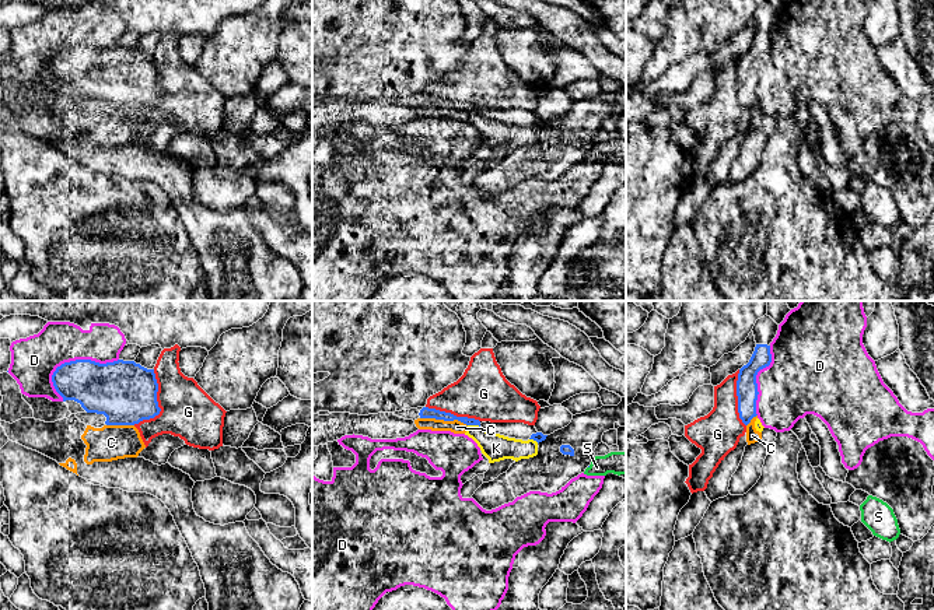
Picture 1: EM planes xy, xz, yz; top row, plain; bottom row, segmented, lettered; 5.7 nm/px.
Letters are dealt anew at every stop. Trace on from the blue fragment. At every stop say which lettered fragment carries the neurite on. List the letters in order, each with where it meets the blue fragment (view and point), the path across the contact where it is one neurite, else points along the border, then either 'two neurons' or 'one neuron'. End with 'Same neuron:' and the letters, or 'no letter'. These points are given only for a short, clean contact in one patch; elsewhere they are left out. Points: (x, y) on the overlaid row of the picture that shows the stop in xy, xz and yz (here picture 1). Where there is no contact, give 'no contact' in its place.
C: contact xz (444, 420); border xz (420, 417), (459, 420), (466, 426); two neurons
D: contact xy (79, 360); two neurons
G: contact xy (157, 405); two neurons
K: contact xz (474, 424); two neurons
S: no contact; two neurons
Same neuron: no letter

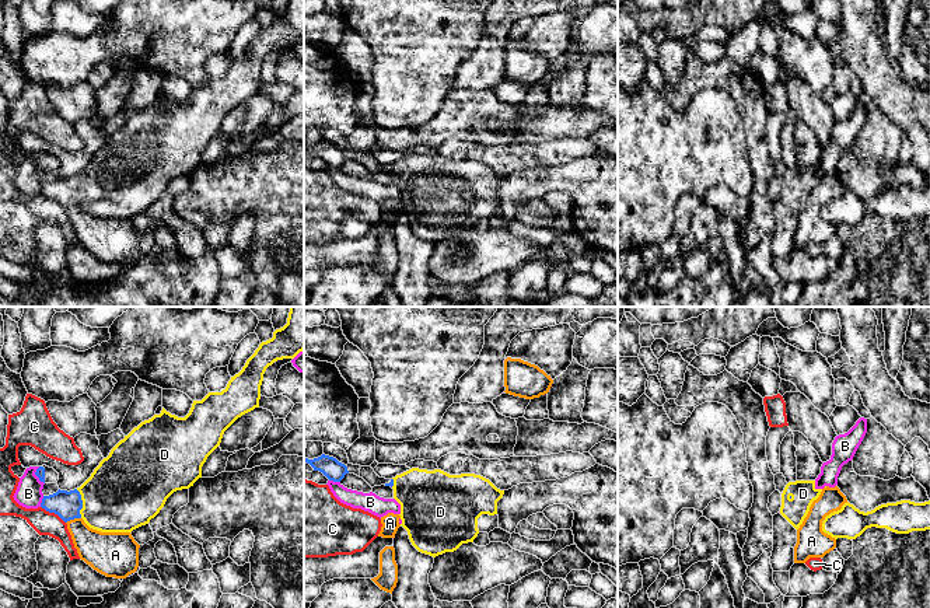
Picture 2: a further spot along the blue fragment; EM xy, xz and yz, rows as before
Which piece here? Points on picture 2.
A: contact xy (73, 519); border xy (80, 517), (70, 519), (66, 523); two neurons
B: contact xy (42, 502); border xy (44, 496), (39, 506); two neurons
C: contact xy (53, 512); two neurons
D: contact xy (81, 503); way xy (66, 505), (81, 503), (105, 502), (123, 492); one neuron
Same neuron: D

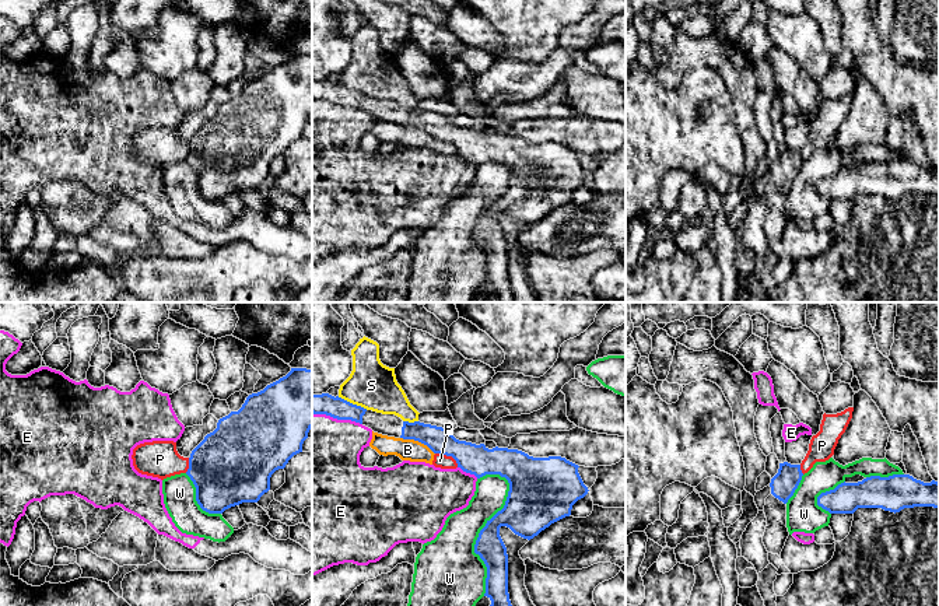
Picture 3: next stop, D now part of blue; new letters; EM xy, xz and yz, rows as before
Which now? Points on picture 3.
B: contact xz (417, 440); two neurons
E: contact xz (337, 419); two neurons
P: contact xz (448, 455); two neurons
S: contact xz (351, 403); two neurons
W: contact xz (479, 533); two neurons
Same neuron: no letter

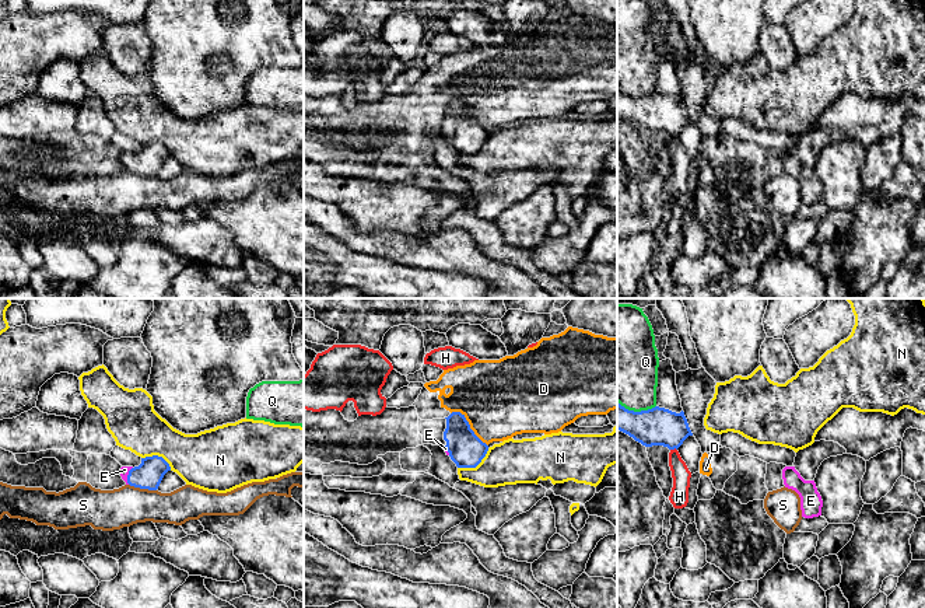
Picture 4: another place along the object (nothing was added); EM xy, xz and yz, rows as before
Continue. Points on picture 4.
D: contact xz (469, 425); two neurons
E: contact xy (128, 475); way xy (149, 474), (128, 475), (125, 470); one neuron
H: contact yz (673, 448); border yz (676, 448), (671, 450); two neurons
N: contact xz (475, 467); two neurons
Q: contact yz (637, 412); two neurons
S: contact xy (143, 488); border xy (129, 484), (156, 491); two neurons
Same neuron: E

